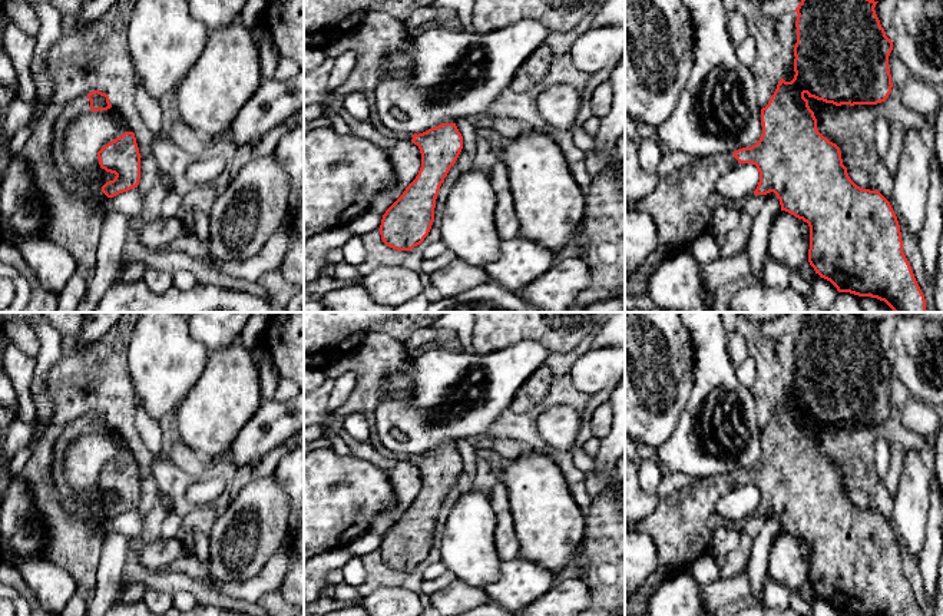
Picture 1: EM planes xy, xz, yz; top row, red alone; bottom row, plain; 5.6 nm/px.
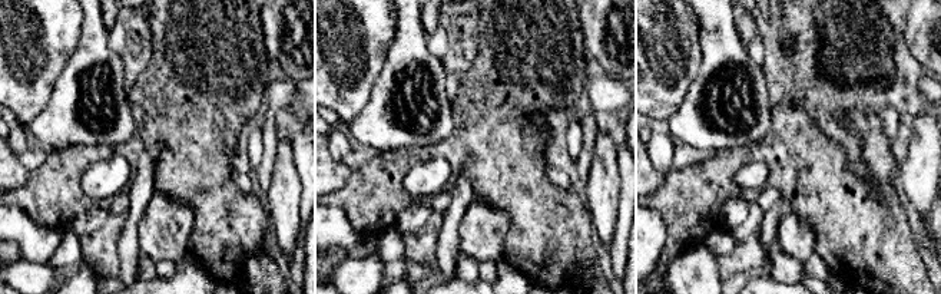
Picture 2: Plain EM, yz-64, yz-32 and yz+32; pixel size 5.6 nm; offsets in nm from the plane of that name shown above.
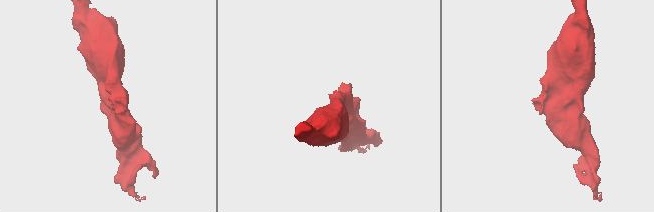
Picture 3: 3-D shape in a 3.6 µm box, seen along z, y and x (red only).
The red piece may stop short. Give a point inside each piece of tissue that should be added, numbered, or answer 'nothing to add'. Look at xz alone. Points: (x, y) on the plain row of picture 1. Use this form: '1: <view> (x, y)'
nothing to add

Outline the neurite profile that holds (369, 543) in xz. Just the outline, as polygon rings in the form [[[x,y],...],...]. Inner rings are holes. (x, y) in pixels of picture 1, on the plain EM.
[[[368,533],[360,536],[357,540],[348,543],[343,549],[355,557],[364,557],[370,553],[378,552],[381,546],[381,540],[383,540],[381,536]]]

